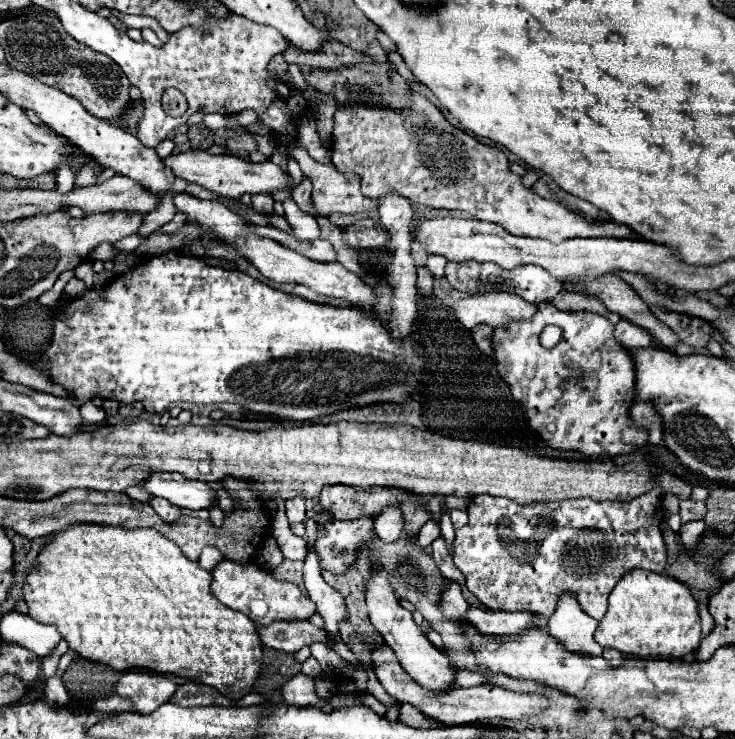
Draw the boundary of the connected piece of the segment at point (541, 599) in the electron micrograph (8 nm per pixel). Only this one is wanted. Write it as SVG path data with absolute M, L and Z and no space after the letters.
M658 485L626 503L564 499L556 503L520 505L506 497L478 495L470 499L468 515L470 521L462 529L456 529L454 565L464 573L468 591L494 611L530 611L550 617L556 611L560 595L572 593L580 599L584 613L600 621L608 609L608 595L620 577L632 569L664 573L666 567L666 547L660 531L664 509Z

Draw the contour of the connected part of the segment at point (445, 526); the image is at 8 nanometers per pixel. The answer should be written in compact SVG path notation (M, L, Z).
M444 511L442 515L442 523L440 523L440 533L448 545L448 553L452 555L452 539L454 539L454 527L450 523L450 517L448 517L448 511Z

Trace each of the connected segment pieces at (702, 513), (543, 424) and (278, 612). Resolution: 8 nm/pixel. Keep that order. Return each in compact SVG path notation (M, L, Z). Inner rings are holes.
M686 499L680 503L680 517L682 517L682 523L690 523L690 521L698 521L698 519L704 519L706 517L706 505L702 501L692 501L692 499Z
M540 303L536 313L538 315L528 321L518 319L496 327L492 339L492 359L514 399L524 409L528 433L540 437L552 449L580 451L586 457L626 455L632 449L646 445L646 429L634 425L630 419L630 407L634 403L632 391L636 391L636 371L632 371L632 357L628 355L628 349L620 347L620 343L612 339L614 325L602 315L588 311L560 311L552 303ZM546 325L558 325L562 329L562 339L552 349L540 345L540 333Z
M222 561L212 571L212 593L216 599L236 611L242 611L258 625L268 625L272 621L306 621L316 613L312 601L300 591L300 587L292 581L278 581L272 573L260 569L254 563L236 563L236 561Z

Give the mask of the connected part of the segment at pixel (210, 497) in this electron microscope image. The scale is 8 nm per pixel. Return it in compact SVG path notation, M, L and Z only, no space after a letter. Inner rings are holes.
M154 473L140 487L184 509L210 509L218 503L218 493L208 483L184 479L180 473Z

